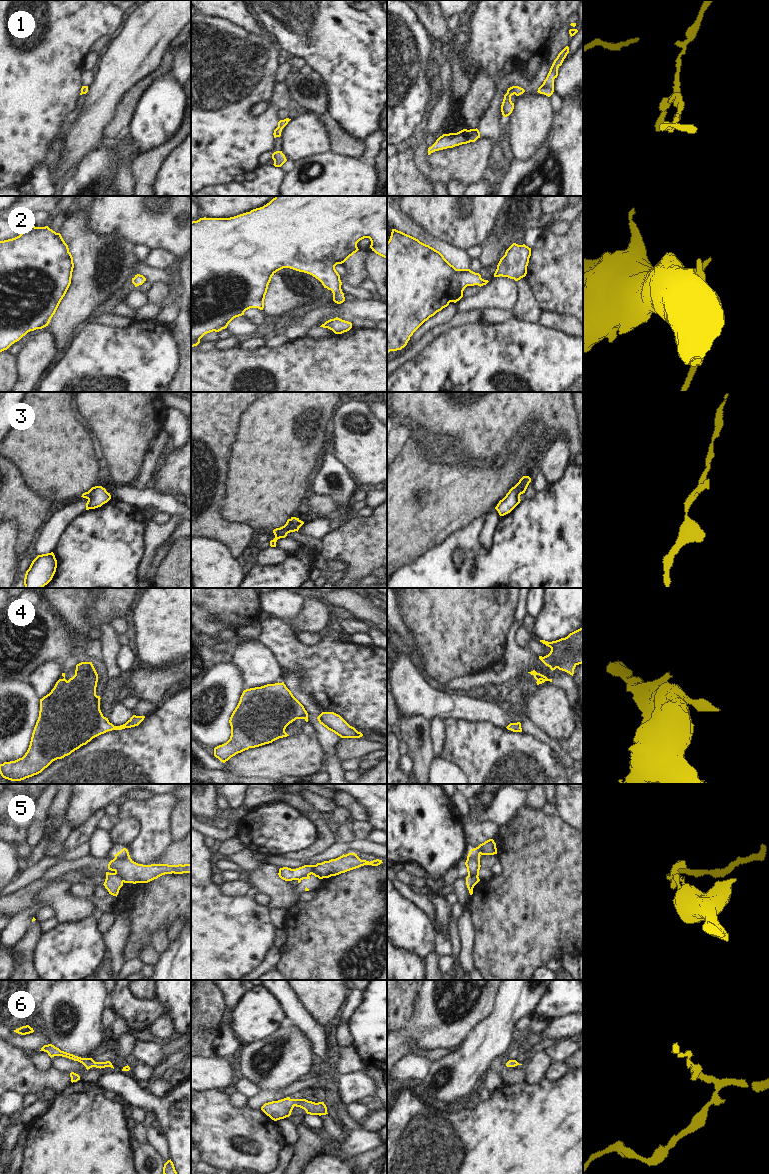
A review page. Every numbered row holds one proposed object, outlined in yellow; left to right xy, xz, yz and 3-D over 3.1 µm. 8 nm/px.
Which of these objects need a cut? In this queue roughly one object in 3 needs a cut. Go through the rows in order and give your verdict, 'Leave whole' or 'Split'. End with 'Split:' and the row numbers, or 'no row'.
1: Leave whole
2: Leave whole
3: Leave whole
4: Leave whole
5: Split
6: Leave whole
Split: 5.

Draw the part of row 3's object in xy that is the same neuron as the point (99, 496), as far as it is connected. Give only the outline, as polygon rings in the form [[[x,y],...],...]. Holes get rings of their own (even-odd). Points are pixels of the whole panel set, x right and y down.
[[[102,486],[92,487],[88,492],[83,493],[81,497],[88,500],[86,510],[101,507],[111,499],[110,493]]]

